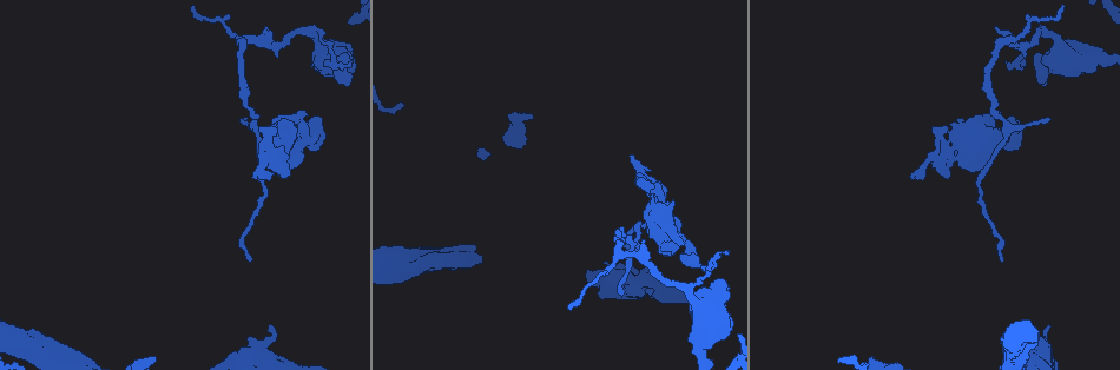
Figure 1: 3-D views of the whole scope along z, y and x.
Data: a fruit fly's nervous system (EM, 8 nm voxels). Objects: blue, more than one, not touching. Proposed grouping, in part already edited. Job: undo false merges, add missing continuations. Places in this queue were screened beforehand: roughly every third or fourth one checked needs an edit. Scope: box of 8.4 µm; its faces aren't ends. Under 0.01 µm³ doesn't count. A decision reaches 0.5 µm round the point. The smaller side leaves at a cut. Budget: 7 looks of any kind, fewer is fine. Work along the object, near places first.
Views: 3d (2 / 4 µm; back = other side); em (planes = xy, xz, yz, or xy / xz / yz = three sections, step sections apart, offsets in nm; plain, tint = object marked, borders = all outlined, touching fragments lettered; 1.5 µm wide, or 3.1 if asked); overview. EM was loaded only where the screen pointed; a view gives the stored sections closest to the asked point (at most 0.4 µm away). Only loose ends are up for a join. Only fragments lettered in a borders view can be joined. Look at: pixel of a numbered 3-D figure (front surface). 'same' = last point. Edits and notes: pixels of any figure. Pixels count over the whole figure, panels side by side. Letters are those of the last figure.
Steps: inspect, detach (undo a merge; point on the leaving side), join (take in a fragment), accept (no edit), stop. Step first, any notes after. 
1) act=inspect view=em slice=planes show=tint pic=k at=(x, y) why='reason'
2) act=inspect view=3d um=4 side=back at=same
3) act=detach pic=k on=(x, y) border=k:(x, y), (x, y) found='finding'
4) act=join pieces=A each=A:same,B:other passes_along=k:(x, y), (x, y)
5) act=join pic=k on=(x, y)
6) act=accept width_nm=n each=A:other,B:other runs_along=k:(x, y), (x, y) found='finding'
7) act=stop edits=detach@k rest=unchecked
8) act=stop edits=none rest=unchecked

act=inspect view=3d um=4 pic=1 at=(909, 176) why='an open end'

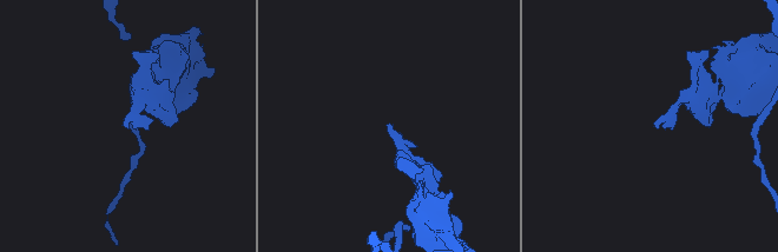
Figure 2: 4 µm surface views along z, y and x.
act=inspect view=em slice=planes show=tint pic=2 at=(126, 125) why='now the EM'

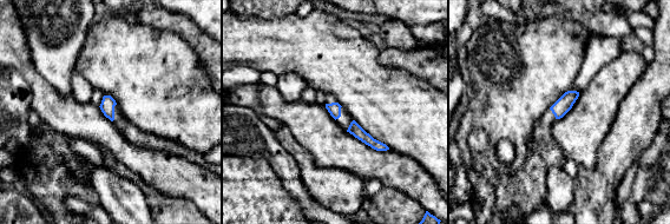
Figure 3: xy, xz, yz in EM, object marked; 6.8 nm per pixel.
act=inspect view=em slice=planes show=borders at=same

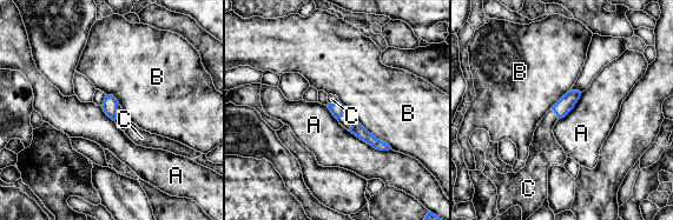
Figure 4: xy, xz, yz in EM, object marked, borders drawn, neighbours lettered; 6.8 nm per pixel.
act=join pieces=C longest_contact=B:320nm each=A:other,B:other,C:same found='the neuron continues'

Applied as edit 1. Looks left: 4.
act=inspect view=em slice=xy step=8 show=tint pic=1 at=(250, 258) why='thin end'

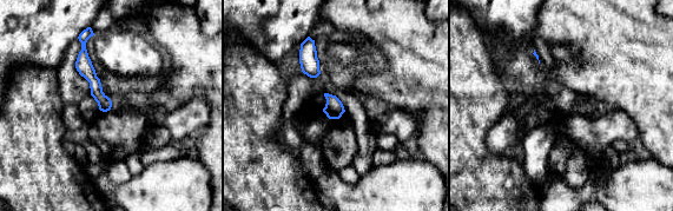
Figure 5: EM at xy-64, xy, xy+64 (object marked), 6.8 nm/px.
act=inspect view=em slice=xy step=8 show=borders at=same why='see the neighbours'

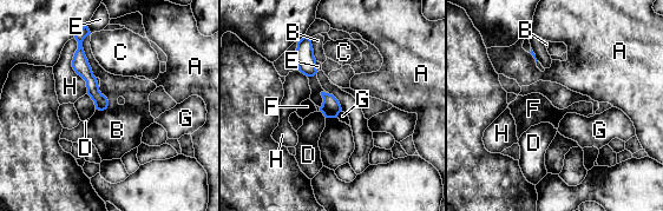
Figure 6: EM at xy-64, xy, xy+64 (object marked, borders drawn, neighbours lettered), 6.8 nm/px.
act=accept each=A:other,B:other,C:other,D:other,E:other,F:other,G:other,H:other border=6:(90, 33), (83, 51), (96, 78) found='none of them fits'

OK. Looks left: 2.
act=stop edits=join@4 rest=unchecked

